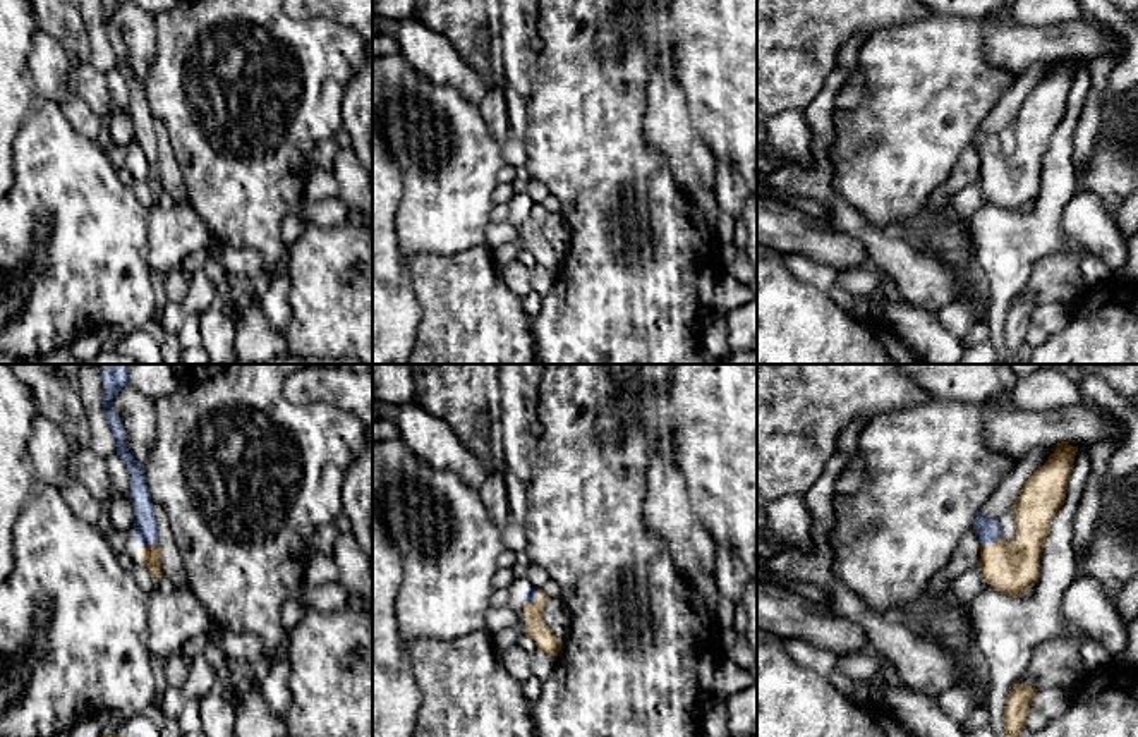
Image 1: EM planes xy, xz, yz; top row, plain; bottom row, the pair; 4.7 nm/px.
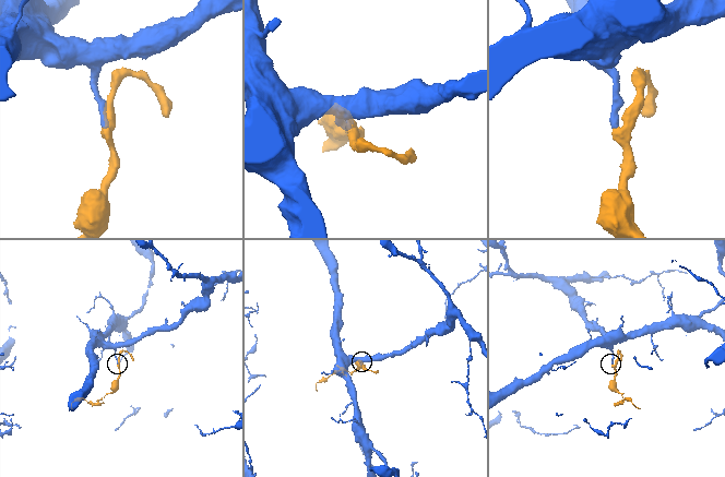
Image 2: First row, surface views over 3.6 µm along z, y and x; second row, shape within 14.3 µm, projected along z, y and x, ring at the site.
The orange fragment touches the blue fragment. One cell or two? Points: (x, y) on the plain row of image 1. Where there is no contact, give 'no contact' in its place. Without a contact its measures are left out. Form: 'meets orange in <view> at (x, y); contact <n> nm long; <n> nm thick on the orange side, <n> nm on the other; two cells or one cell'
meets orange in xz at (534, 217); contact 120 nm long; 100 nm thick on the orange side, 60 nm on the other; one cell

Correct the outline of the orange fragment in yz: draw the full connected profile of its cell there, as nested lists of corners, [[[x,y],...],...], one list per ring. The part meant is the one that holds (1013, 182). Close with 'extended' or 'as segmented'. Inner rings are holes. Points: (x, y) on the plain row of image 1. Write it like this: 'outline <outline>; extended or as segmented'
outline [[[1057,58],[1049,76],[1028,93],[1013,120],[1016,151],[1011,158],[1001,153],[999,134],[984,134],[982,124],[973,134],[982,192],[1002,210],[1018,213],[1038,198],[1044,158],[1064,119],[1076,67],[1078,62]]]; extended

